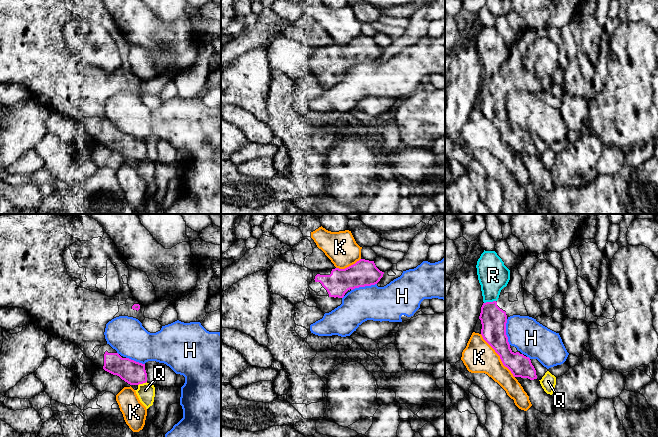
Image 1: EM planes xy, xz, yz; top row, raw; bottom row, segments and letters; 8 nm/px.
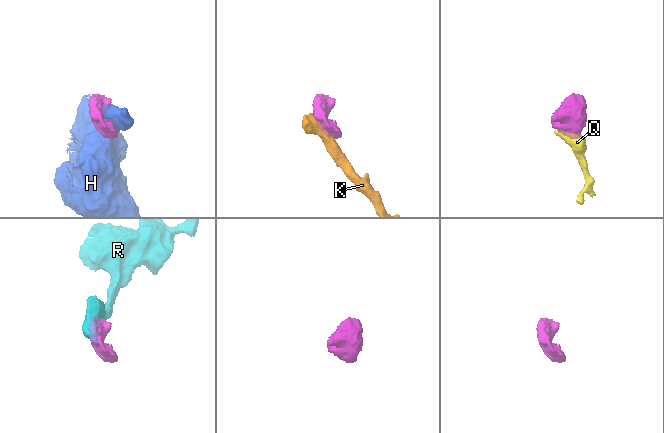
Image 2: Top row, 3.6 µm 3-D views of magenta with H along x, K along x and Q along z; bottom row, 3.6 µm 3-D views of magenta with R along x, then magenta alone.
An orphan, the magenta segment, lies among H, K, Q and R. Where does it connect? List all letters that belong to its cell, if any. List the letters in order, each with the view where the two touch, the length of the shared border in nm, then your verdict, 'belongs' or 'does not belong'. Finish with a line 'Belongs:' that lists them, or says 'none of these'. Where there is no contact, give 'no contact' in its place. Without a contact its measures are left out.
H: xz | 220 nm | does not belong
K: yz | 440 nm | does not belong
Q: xy | 80 nm | does not belong
R: yz | 100 nm | does not belong
Belongs: none of these

